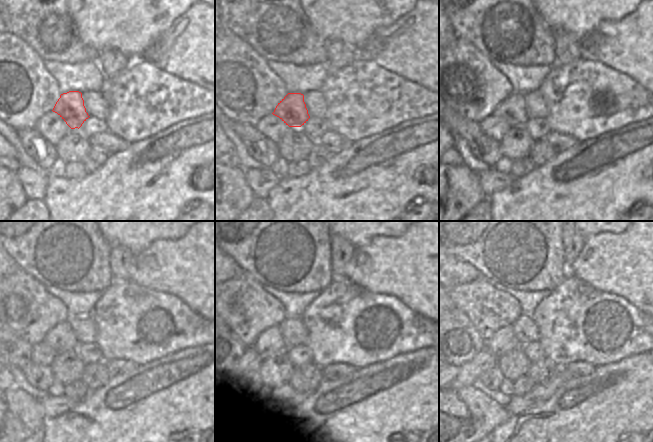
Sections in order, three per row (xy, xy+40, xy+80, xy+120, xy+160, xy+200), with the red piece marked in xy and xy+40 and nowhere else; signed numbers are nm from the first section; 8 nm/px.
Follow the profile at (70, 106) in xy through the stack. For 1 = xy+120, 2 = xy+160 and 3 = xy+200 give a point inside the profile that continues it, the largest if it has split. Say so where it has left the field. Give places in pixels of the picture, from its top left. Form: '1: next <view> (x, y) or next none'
1: next xy+120 (61, 337)
2: next xy+160 (270, 343)
3: next xy+200 (503, 341)

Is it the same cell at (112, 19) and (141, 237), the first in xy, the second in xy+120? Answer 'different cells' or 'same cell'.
same cell

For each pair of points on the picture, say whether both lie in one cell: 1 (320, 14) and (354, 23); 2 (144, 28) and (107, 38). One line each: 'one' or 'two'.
1: one
2: one

